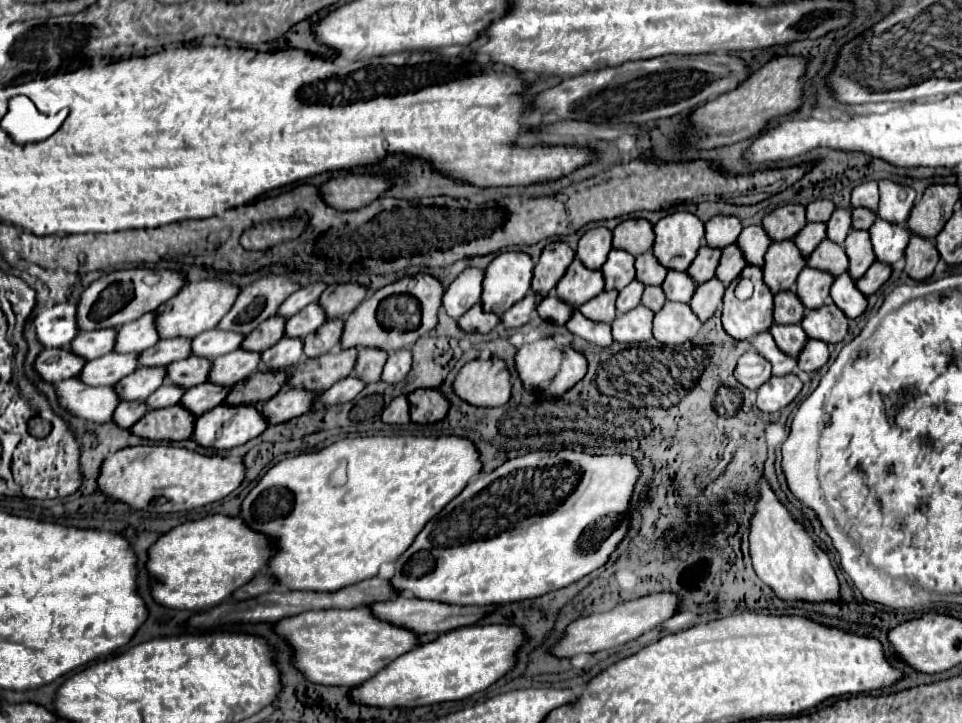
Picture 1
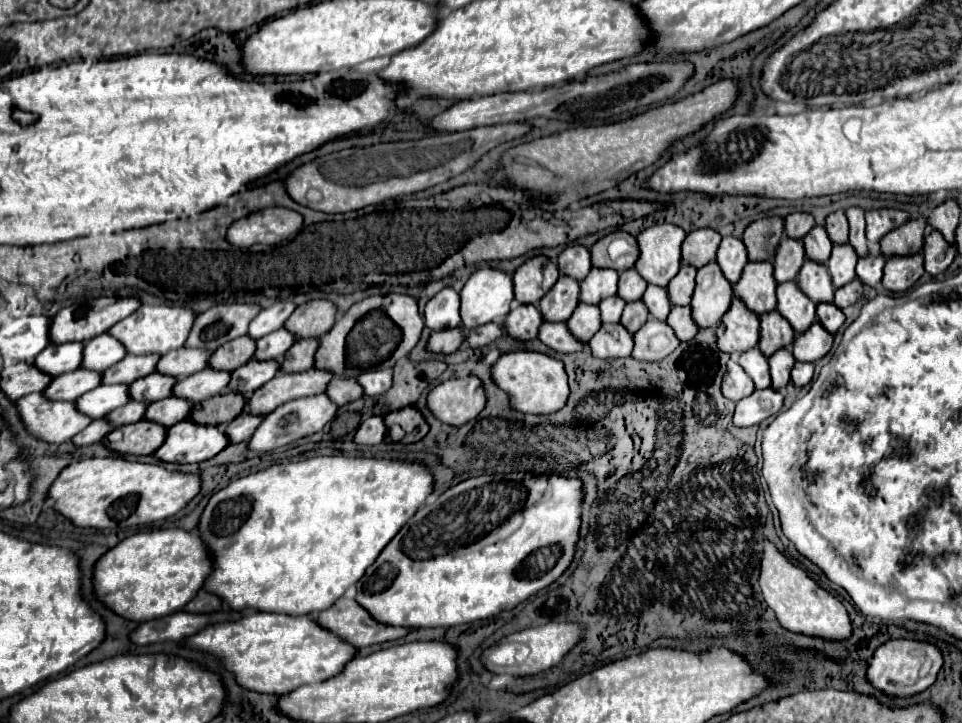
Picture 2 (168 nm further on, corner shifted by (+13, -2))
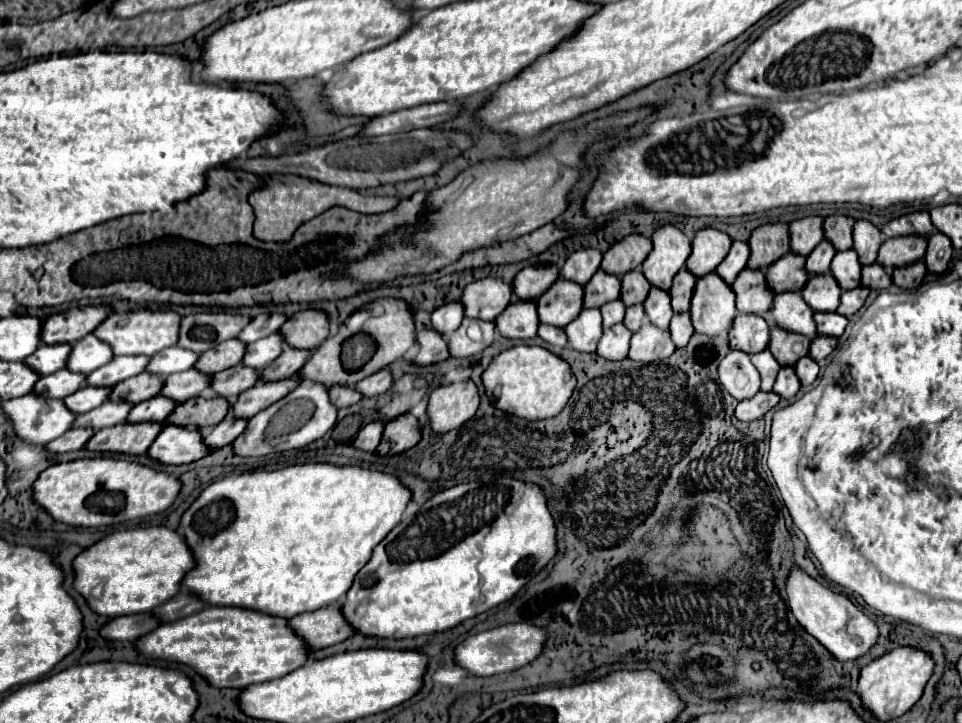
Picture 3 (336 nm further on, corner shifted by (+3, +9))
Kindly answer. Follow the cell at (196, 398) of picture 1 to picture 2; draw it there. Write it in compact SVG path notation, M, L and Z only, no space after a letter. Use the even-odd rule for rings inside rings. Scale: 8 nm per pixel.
M169 396L163 400L151 402L145 412L145 418L149 418L151 422L157 422L157 424L163 424L165 428L171 428L173 424L185 420L191 414L191 410L193 410L193 404L189 400Z

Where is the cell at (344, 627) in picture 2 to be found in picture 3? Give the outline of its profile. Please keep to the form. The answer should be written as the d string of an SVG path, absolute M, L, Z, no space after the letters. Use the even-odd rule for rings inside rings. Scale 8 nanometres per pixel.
M323 607L311 613L301 613L299 617L289 619L289 627L303 637L311 649L323 649L355 635L339 607Z

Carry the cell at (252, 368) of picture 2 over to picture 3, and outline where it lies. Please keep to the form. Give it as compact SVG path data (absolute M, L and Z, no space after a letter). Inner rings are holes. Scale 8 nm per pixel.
M239 363L231 369L215 373L211 377L211 389L215 391L217 397L223 397L229 403L233 403L243 391L253 387L257 381L259 381L259 375L253 369Z

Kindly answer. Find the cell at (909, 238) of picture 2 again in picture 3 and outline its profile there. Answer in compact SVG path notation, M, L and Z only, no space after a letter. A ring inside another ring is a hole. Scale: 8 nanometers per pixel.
M895 237L887 239L877 255L877 263L885 267L903 267L923 259L927 249L925 237Z

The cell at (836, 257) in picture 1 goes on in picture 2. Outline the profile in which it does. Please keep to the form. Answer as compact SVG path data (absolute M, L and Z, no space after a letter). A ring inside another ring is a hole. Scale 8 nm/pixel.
M805 260L803 268L797 274L799 288L813 300L813 302L831 302L833 300L833 284L823 262L809 262Z

